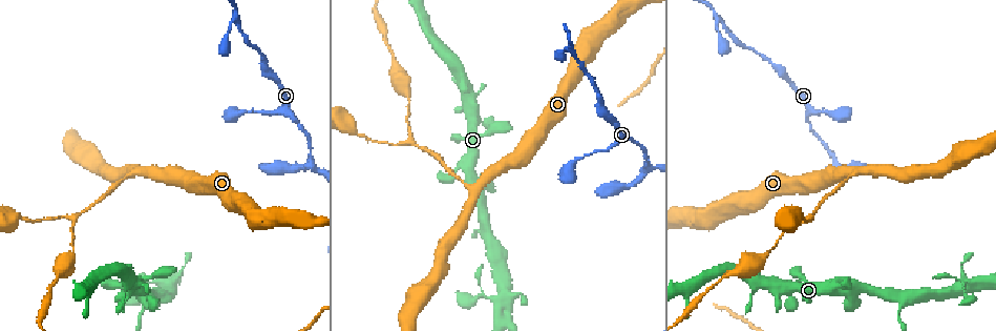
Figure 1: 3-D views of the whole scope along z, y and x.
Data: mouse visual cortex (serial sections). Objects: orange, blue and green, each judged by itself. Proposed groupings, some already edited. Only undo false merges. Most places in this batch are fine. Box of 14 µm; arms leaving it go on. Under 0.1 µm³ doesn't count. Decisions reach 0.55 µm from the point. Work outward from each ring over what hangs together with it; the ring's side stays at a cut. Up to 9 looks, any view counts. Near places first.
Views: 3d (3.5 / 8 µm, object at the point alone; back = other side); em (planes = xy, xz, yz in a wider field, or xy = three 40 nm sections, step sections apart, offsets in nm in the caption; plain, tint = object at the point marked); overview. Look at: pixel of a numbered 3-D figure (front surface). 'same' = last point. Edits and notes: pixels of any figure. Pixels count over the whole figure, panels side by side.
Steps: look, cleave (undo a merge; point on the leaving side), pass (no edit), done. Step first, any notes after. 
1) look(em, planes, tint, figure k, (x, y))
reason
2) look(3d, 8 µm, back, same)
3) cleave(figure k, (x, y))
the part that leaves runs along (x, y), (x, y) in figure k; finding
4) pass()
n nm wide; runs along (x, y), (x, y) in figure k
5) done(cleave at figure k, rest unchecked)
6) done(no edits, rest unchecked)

look(em, planes, tint, figure 1, (75, 217))
three arms meet

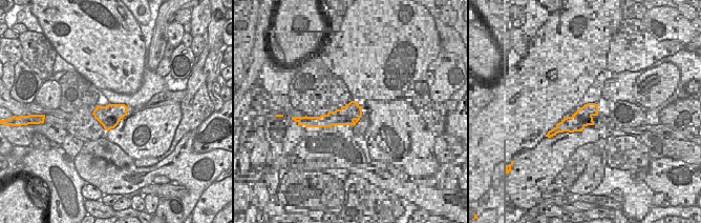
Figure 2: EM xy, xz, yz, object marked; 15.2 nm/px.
look(3d, 3.5 µm, same)

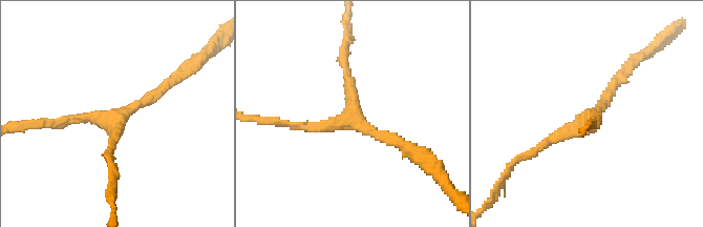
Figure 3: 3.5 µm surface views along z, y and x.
pass()
arms of 150, 150, 150 nm; continuous, no second cell

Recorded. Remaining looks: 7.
look(3d, 3.5 µm, figure 1, (646, 168))

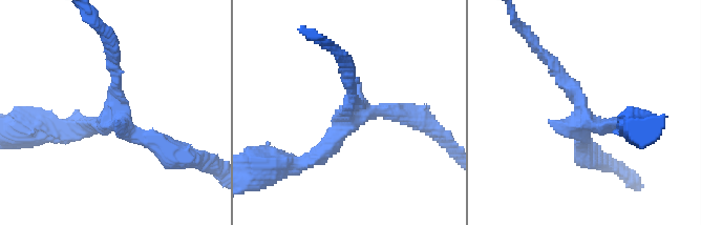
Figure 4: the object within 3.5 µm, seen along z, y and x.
look(em, planes, tint, figure 4, (348, 114))
shape alone is not enough

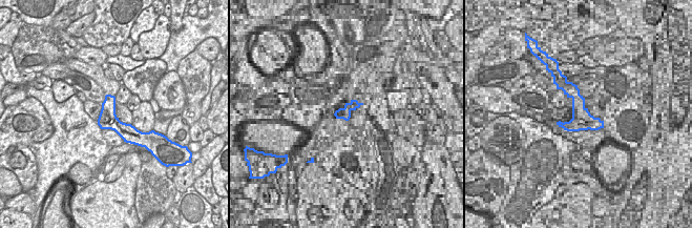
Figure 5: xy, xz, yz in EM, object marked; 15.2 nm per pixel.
look(em, xy, step 2, tint, same)
cut it another way

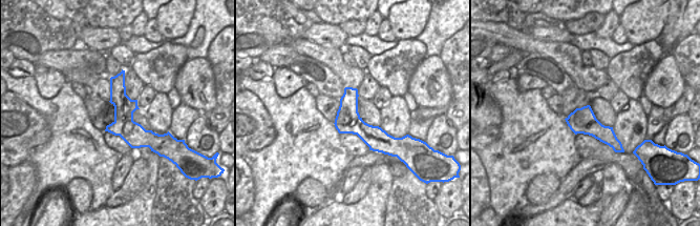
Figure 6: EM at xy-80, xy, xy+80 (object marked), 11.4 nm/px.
pass()
runs along (113, 79), (124, 119), (151, 141) in figure 6; one cell here

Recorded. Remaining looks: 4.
look(3d, 8 µm, back, figure 1, (233, 20))
side arm on a straight run

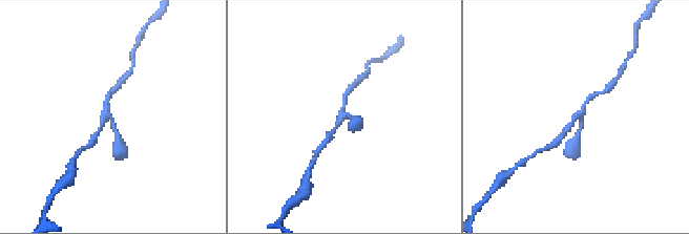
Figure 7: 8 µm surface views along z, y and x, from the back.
look(3d, 3.5 µm, figure 7, (341, 120))

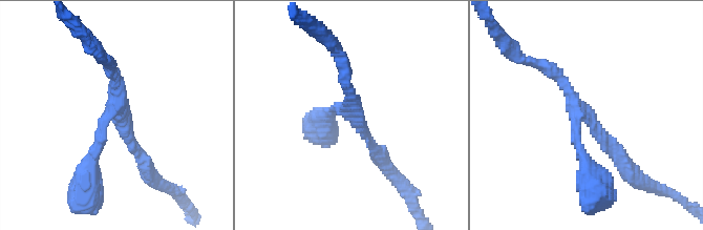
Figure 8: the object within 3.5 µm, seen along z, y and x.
look(em, planes, tint, figure 8, (587, 118))
3 arms; arms of 200, 200, 200 nm; shape alone is not enough

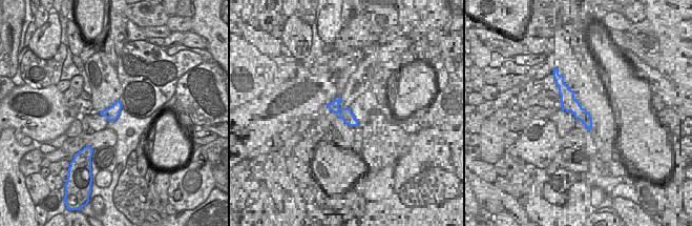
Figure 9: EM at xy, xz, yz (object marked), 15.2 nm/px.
pass()
runs along (381, 154), (339, 106), (326, 119) in figure 8; continuous, no second cell

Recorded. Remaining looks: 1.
done(no edits, rest unchecked)

